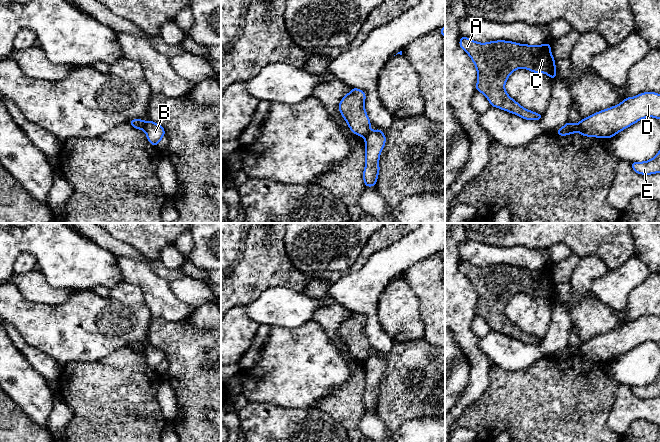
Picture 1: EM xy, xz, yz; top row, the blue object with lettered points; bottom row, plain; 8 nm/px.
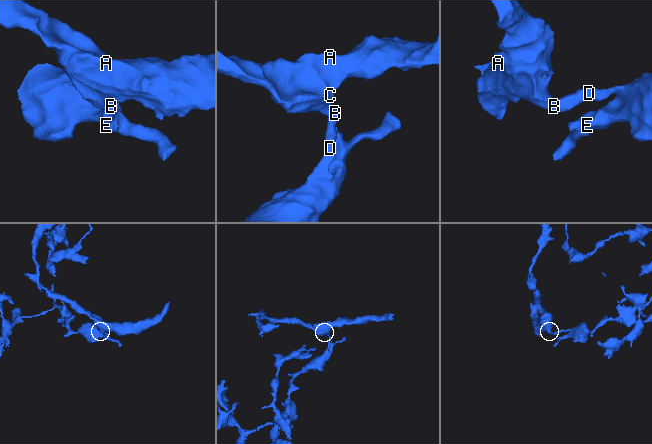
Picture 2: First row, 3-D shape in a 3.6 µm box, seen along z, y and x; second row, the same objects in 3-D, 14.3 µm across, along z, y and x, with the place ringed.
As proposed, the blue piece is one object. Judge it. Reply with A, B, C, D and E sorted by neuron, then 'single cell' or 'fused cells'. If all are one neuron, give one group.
groups A C / B D E; fused cells

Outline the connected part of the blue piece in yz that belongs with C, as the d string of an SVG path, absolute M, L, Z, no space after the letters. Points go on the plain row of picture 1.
M461 260L459 270L469 279L476 291L476 315L484 318L492 331L513 337L525 344L542 343L544 338L523 332L508 319L504 311L509 299L519 292L533 297L545 297L555 304L556 284L551 278L550 267L527 269L505 264L479 267Z

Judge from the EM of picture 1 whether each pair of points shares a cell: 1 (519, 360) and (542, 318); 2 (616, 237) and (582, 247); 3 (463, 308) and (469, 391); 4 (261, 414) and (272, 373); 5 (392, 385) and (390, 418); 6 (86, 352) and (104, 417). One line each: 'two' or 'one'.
1: two
2: one
3: one
4: two
5: one
6: two

